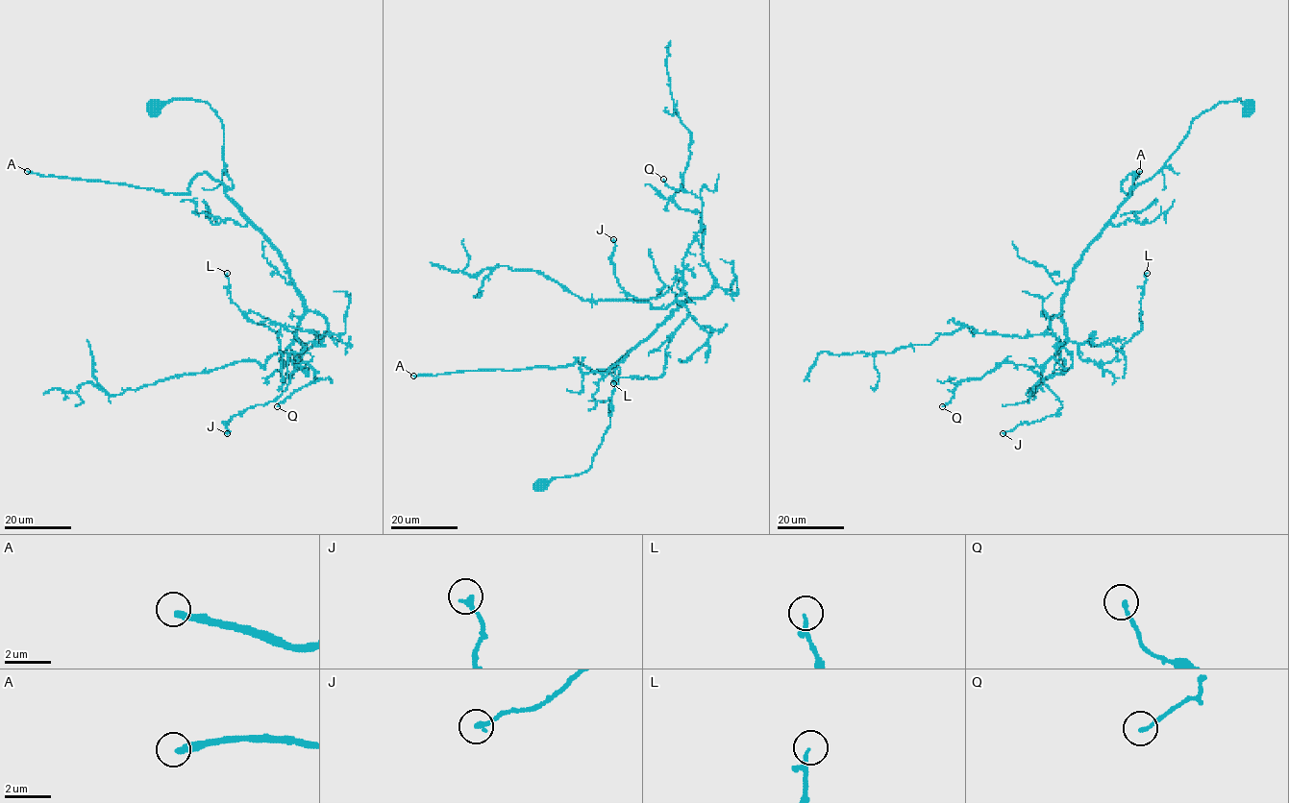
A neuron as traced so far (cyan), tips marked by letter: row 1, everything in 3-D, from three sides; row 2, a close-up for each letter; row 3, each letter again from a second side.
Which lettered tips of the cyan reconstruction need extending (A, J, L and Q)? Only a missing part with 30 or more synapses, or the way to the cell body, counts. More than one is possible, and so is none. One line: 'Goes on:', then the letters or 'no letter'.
Goes on: A

